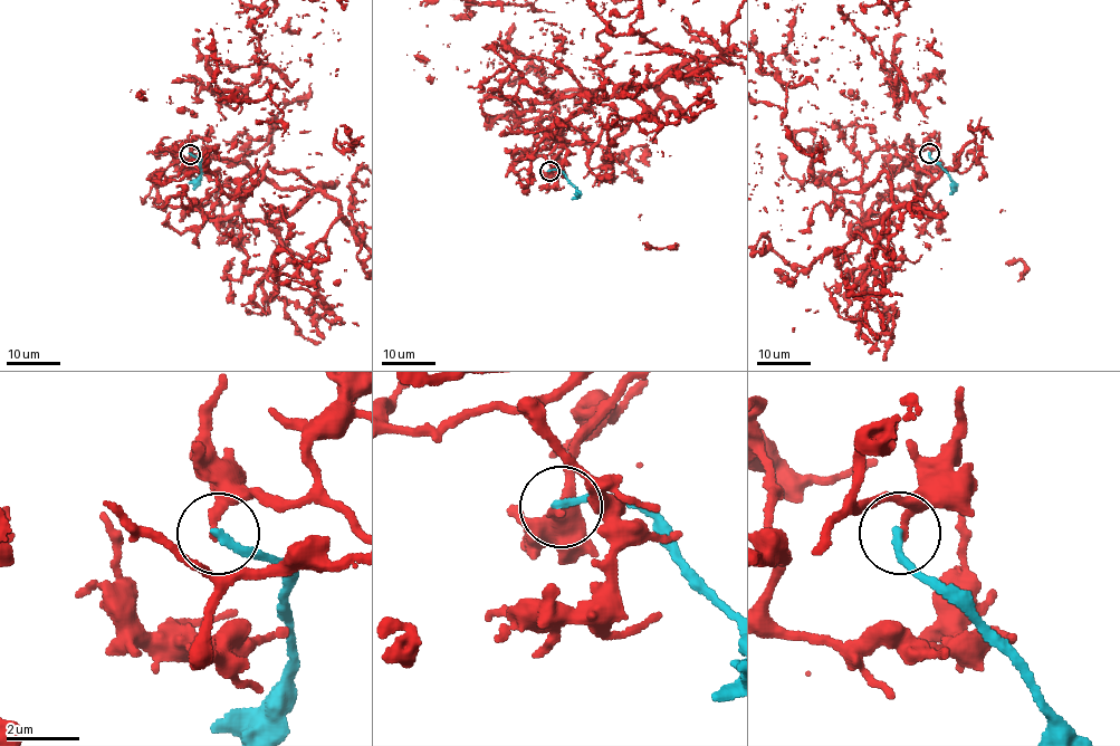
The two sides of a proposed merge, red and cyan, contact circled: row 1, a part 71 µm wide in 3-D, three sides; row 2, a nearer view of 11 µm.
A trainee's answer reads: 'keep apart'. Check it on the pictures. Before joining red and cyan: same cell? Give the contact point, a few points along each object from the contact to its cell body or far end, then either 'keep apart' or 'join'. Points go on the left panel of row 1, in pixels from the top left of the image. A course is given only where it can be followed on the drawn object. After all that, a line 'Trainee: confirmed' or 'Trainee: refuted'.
place (190, 154); course cyan (190, 154), (199, 158), (201, 171), (194, 190); keep apart
Trainee: confirmed

